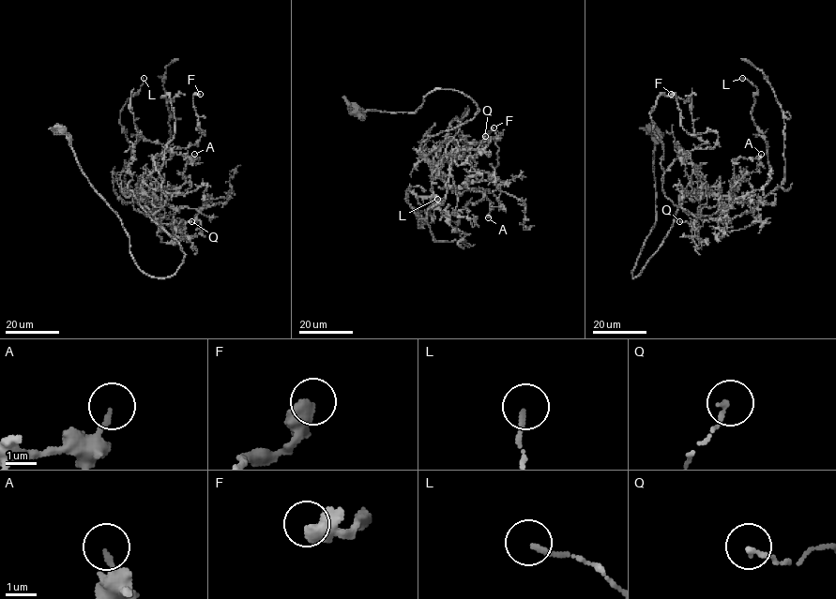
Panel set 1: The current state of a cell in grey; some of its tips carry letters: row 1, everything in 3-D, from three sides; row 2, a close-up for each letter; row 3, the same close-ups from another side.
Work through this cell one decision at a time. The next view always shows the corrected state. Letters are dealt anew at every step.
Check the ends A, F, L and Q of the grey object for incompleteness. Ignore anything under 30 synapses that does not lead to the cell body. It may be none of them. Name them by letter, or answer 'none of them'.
none of them

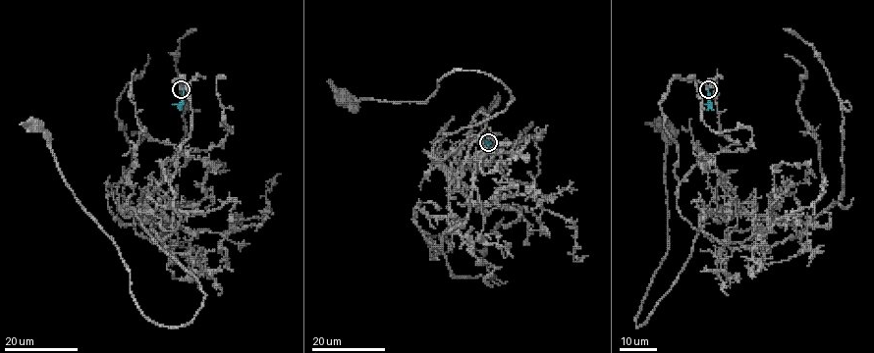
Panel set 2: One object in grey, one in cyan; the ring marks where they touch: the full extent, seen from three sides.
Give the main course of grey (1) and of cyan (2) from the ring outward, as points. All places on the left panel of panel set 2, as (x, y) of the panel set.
1: (181, 89), (179, 226), (126, 211), (205, 295), (179, 327), (143, 314), (35, 126)
2: (181, 89), (183, 100), (177, 105), (172, 104)

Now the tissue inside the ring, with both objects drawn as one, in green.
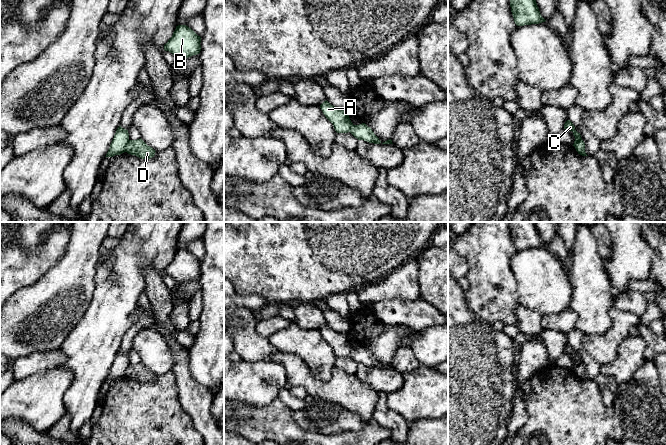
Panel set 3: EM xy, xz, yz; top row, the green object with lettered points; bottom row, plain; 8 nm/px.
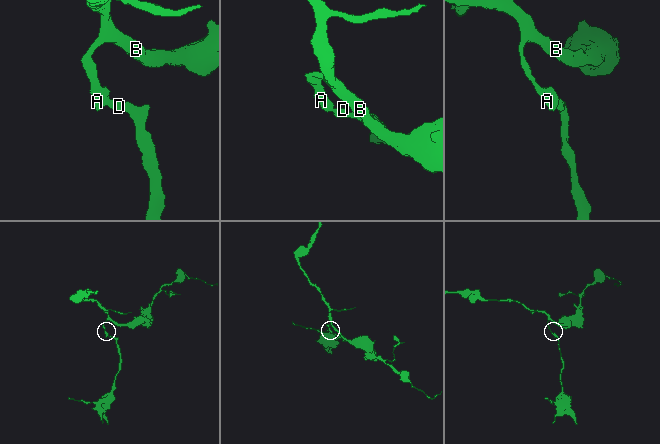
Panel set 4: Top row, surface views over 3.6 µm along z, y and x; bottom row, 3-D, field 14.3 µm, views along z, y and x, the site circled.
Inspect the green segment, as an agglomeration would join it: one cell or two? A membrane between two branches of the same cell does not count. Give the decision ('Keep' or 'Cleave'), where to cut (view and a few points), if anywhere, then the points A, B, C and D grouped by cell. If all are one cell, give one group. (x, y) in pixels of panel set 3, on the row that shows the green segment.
Cleave. Split along xy (129, 140), (125, 151). Groups: A B C / D

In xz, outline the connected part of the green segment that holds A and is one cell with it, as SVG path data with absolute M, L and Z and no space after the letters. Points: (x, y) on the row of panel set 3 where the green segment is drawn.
M327 100L324 101L320 108L325 117L333 124L337 133L348 133L353 126L346 110L331 105Z

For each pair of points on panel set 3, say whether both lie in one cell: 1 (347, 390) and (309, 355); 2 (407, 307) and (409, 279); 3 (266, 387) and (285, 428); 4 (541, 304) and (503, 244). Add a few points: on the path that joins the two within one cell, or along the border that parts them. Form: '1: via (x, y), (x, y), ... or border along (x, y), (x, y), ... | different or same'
1: border along (309, 367), (317, 378), (324, 380), (335, 367) | different
2: border along (419, 297), (415, 299), (384, 300) | different
3: border along (277, 397), (264, 406), (249, 404) | different
4: border along (517, 250), (511, 258), (511, 271), (515, 280) | different

